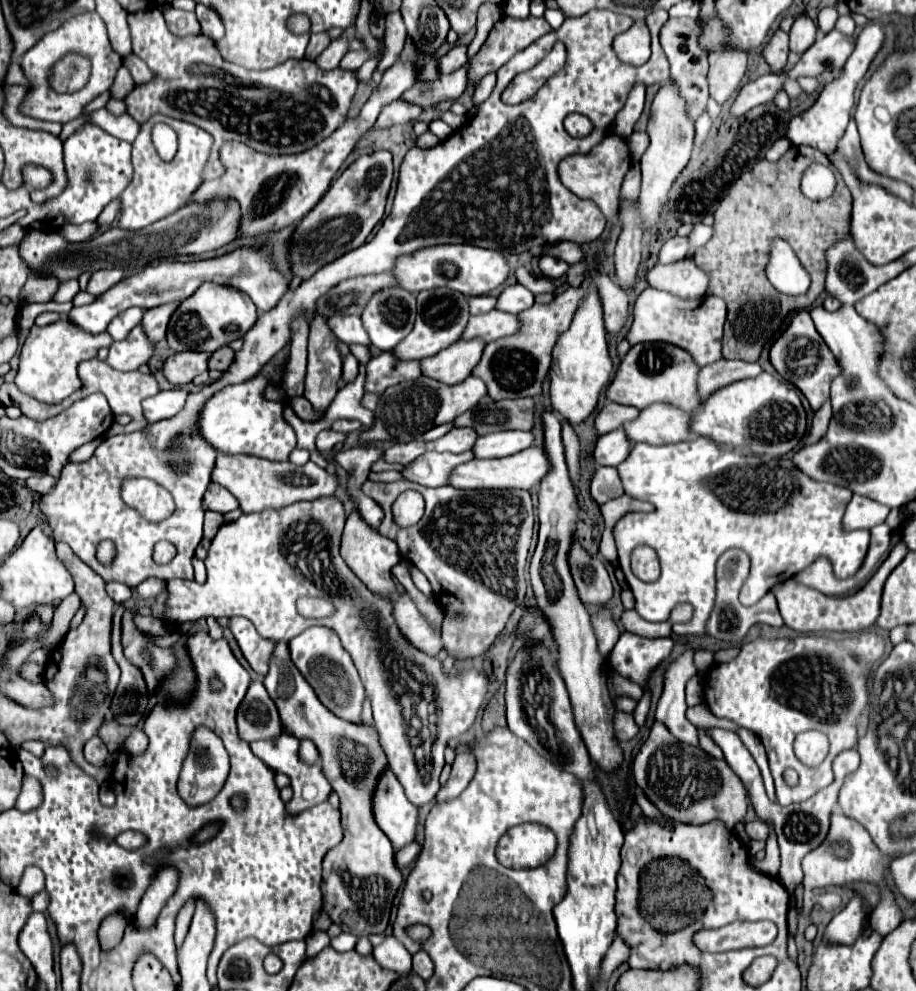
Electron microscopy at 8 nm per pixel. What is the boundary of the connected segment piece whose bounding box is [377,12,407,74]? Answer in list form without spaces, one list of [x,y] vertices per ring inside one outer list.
[[[391,12],[385,16],[385,54],[381,58],[381,64],[377,66],[377,70],[383,74],[389,66],[393,66],[399,58],[399,52],[403,48],[403,40],[405,40],[407,32],[405,32],[405,24],[399,12]]]

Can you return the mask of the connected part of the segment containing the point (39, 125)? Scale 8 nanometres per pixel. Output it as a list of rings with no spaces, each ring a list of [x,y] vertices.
[[[15,60],[9,66],[7,72],[7,82],[5,82],[5,94],[7,94],[7,104],[5,104],[5,116],[9,116],[9,120],[17,126],[25,126],[25,128],[33,128],[33,130],[49,130],[51,134],[61,132],[63,124],[59,122],[45,122],[45,120],[37,120],[31,118],[27,114],[21,112],[21,104],[25,100],[25,96],[29,94],[29,80],[19,64],[19,60]]]

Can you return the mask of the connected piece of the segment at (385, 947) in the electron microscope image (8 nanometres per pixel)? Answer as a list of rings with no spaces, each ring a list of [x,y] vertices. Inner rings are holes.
[[[385,936],[385,940],[379,946],[375,946],[373,958],[379,966],[385,966],[387,970],[393,970],[397,974],[411,970],[411,954],[395,936]]]

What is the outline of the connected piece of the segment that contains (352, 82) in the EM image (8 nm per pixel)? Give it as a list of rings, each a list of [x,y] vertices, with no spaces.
[[[141,10],[135,14],[129,14],[129,28],[133,38],[133,54],[137,54],[153,72],[155,80],[151,80],[145,86],[135,86],[133,92],[127,94],[127,112],[141,124],[151,114],[159,112],[171,118],[179,118],[191,124],[201,126],[203,130],[211,132],[215,144],[211,150],[211,158],[205,166],[205,180],[221,178],[225,174],[225,168],[219,160],[219,150],[223,142],[243,142],[251,150],[259,152],[271,152],[271,154],[301,154],[319,142],[323,142],[327,136],[331,136],[347,118],[349,106],[353,102],[353,96],[357,92],[357,74],[347,70],[331,70],[323,72],[315,66],[313,60],[287,60],[281,66],[269,68],[269,70],[247,70],[243,66],[237,66],[233,62],[223,60],[219,54],[217,44],[205,36],[205,34],[191,34],[191,36],[175,36],[165,26],[161,10]]]

